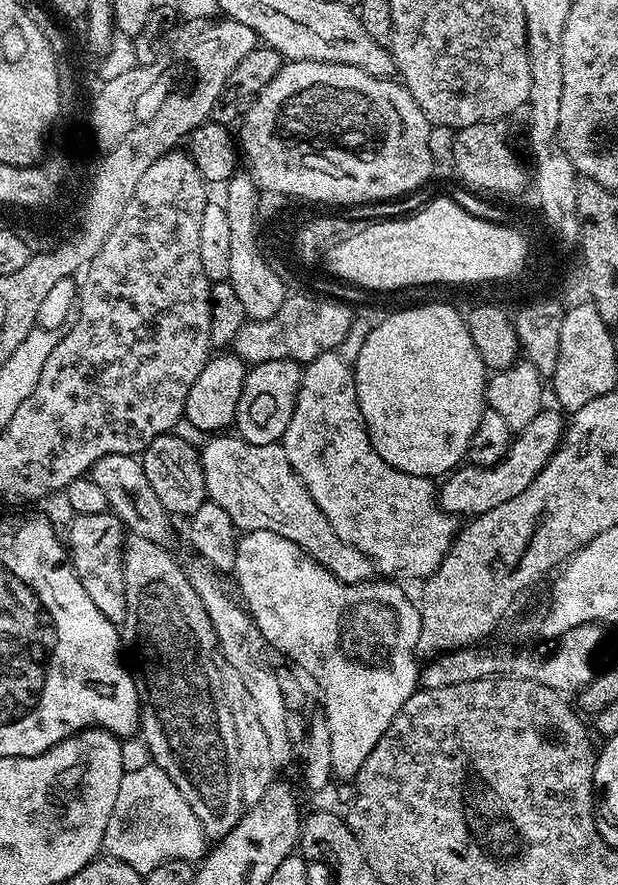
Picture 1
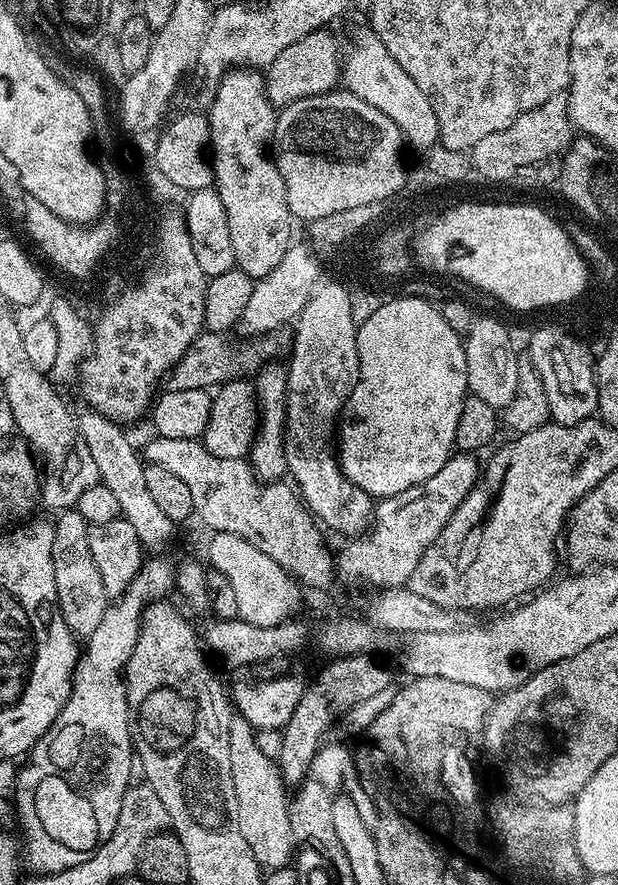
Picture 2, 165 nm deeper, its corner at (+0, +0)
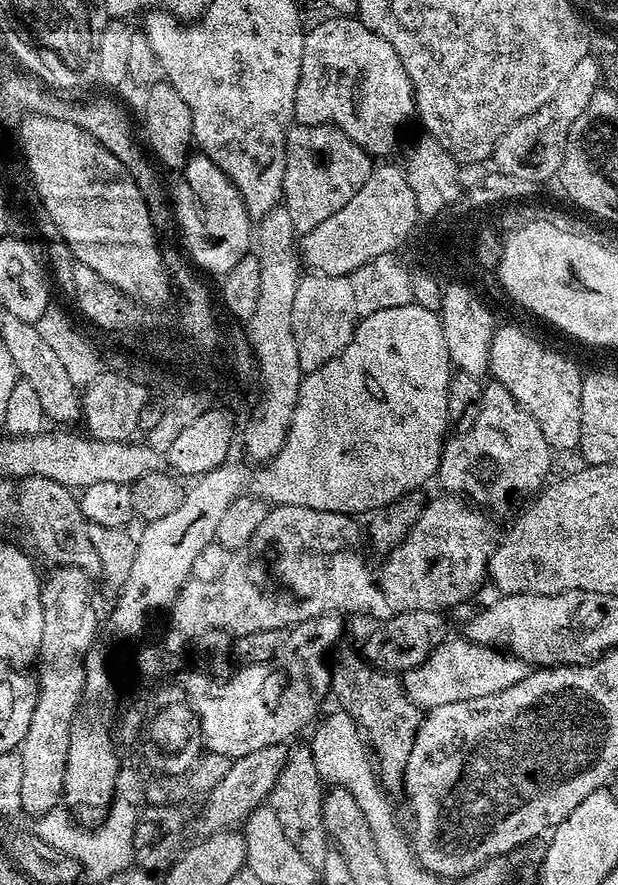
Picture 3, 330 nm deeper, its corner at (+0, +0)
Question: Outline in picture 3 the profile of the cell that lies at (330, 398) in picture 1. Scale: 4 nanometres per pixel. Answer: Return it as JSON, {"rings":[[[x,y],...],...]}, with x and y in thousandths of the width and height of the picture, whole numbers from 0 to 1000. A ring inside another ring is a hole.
{"rings":[[[494,311],[476,332],[472,351],[476,386],[482,391],[487,417],[519,416],[523,411],[539,407],[576,376],[578,365],[573,323],[563,312]]]}

